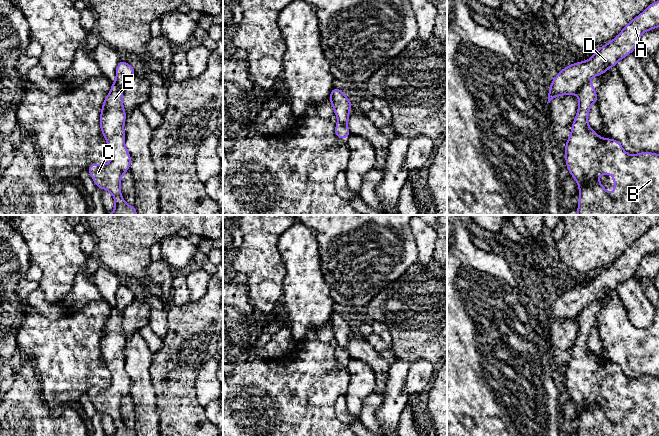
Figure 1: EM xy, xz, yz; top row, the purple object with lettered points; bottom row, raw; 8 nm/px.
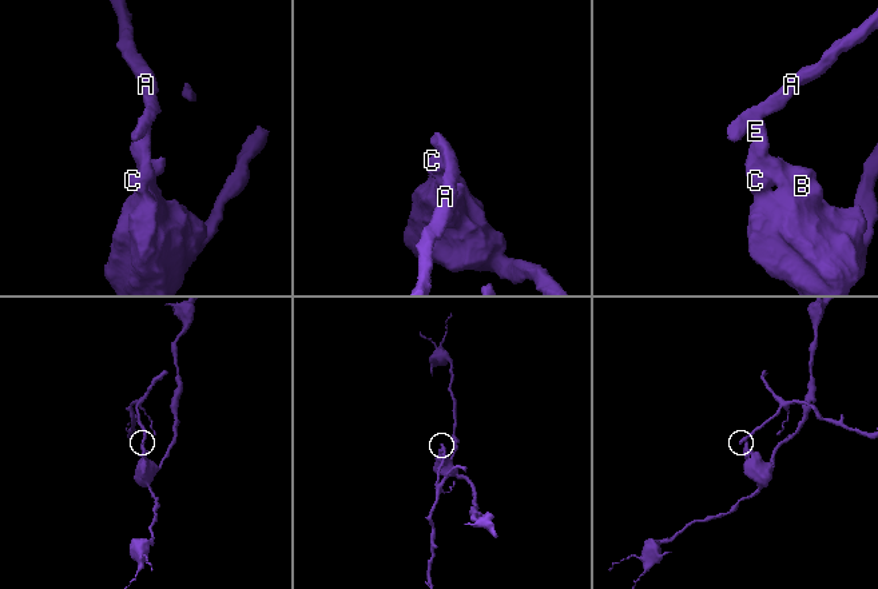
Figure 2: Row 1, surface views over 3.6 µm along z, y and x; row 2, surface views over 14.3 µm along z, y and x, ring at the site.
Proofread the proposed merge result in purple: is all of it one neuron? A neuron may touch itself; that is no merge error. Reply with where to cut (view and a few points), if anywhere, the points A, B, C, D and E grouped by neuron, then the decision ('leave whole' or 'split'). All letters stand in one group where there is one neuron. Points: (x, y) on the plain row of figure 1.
cut yz (588, 304), (576, 317); groups A D / B C E; split

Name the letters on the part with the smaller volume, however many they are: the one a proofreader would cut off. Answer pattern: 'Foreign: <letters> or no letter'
Foreign: A, D

